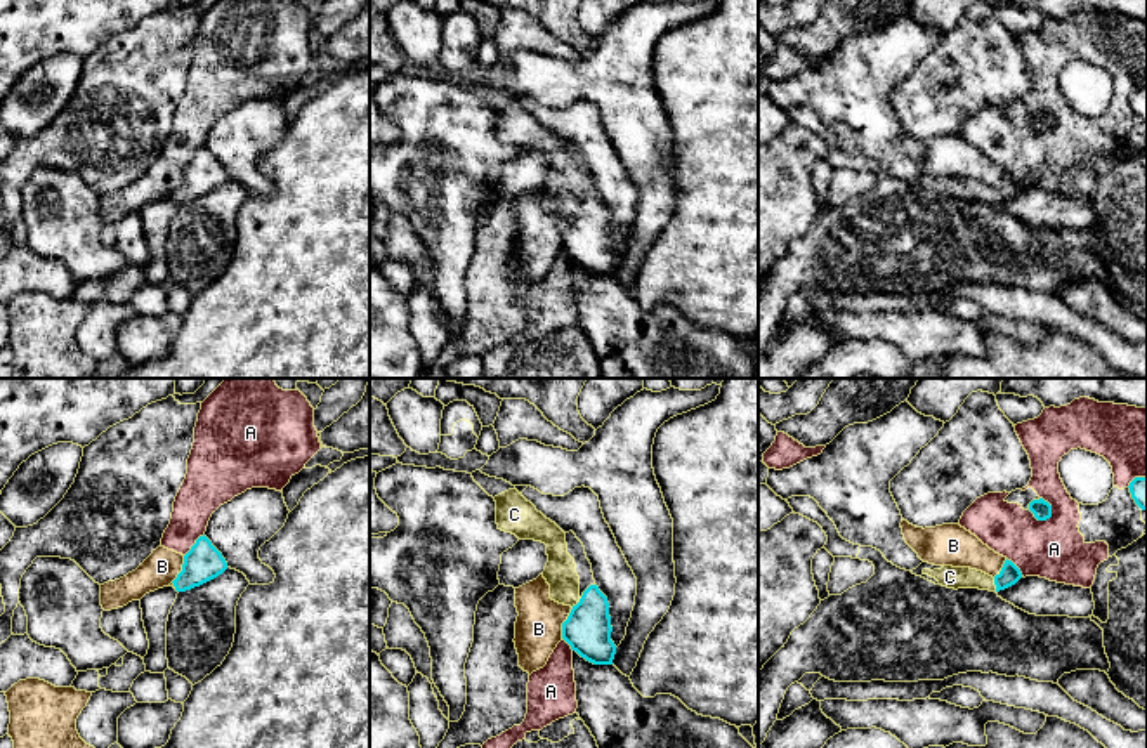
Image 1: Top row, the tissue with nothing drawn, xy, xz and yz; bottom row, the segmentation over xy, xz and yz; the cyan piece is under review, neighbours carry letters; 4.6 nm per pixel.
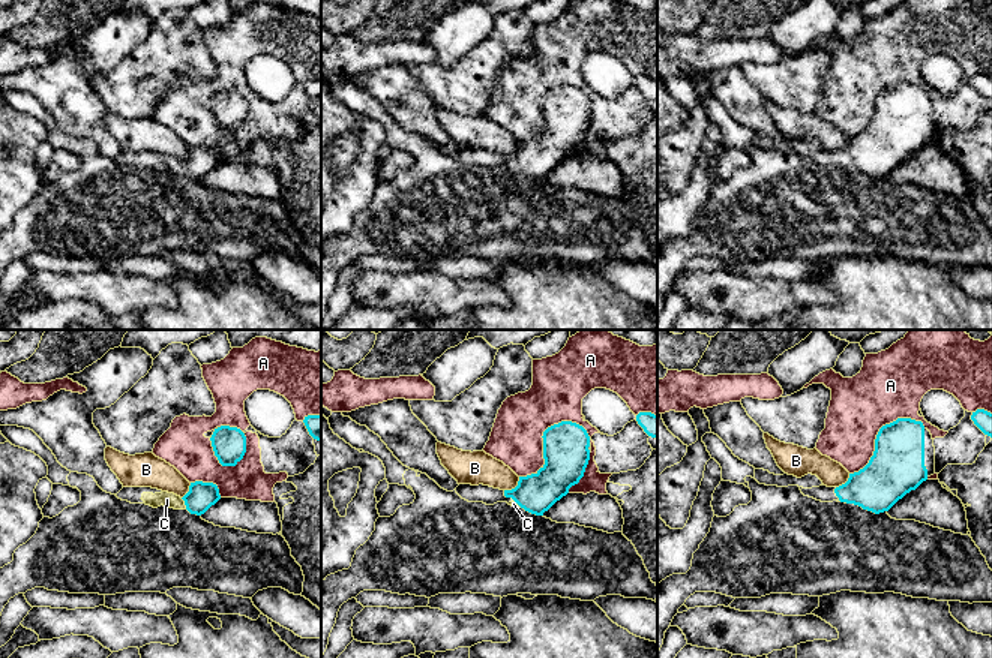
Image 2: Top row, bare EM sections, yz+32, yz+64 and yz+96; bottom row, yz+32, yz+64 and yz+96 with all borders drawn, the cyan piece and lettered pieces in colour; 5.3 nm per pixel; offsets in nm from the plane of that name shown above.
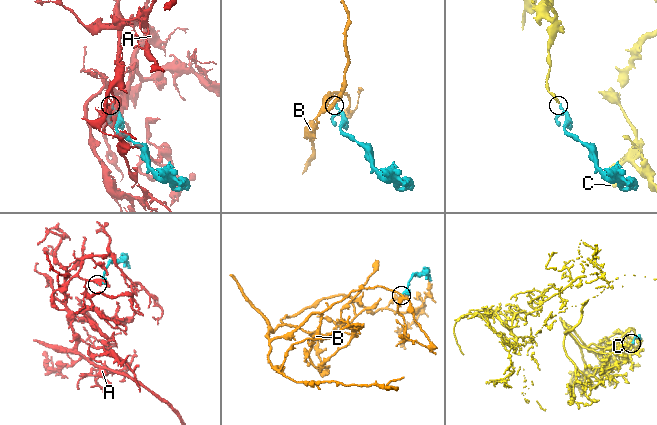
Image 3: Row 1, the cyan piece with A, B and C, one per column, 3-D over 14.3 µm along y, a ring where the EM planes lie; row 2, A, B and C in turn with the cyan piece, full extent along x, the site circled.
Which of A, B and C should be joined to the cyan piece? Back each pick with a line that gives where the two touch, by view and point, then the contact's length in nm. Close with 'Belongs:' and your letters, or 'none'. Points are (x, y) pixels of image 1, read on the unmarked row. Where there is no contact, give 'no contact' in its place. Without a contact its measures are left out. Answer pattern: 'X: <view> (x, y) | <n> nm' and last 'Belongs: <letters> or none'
C: yz (995, 195) | 70 nm
Belongs: C

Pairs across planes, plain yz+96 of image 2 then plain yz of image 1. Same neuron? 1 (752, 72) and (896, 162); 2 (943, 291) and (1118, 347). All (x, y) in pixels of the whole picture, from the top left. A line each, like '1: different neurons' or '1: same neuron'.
1: different neurons
2: different neurons

